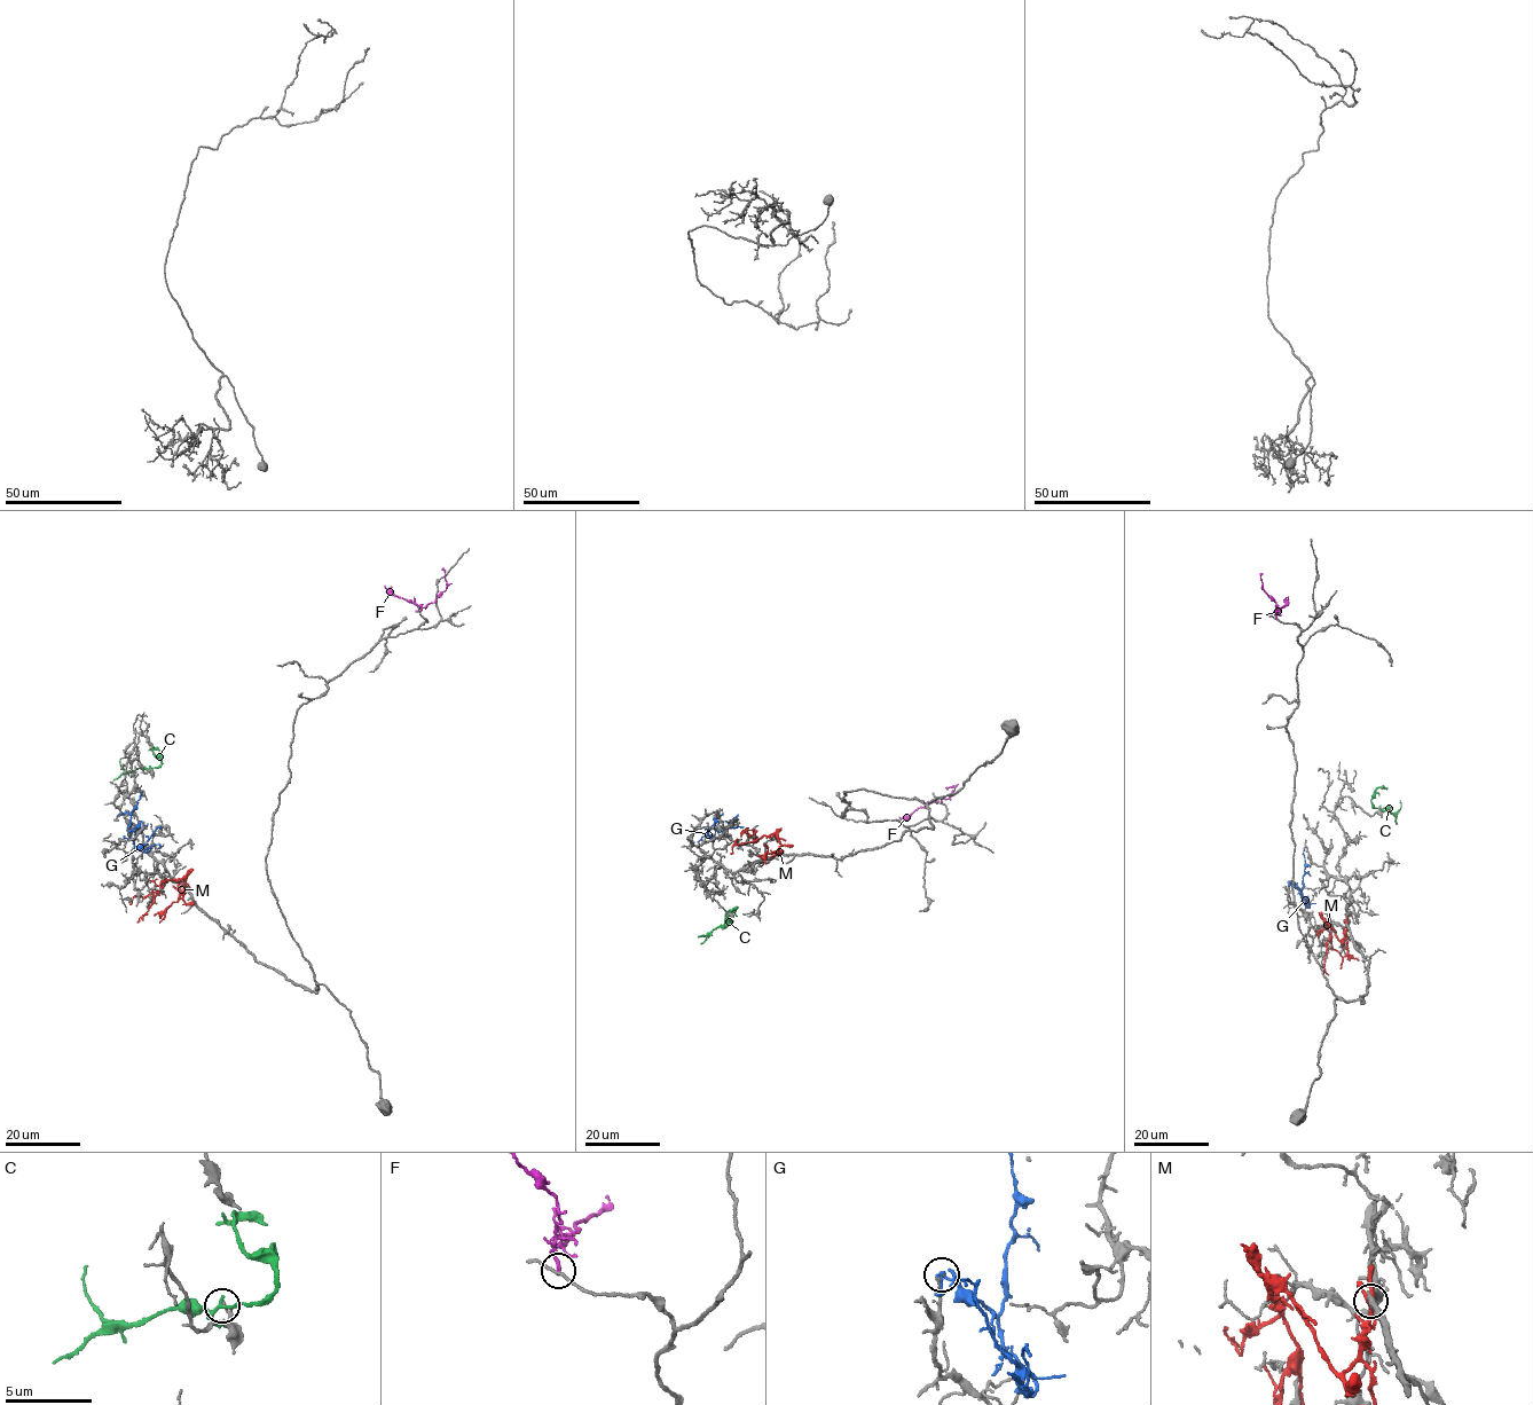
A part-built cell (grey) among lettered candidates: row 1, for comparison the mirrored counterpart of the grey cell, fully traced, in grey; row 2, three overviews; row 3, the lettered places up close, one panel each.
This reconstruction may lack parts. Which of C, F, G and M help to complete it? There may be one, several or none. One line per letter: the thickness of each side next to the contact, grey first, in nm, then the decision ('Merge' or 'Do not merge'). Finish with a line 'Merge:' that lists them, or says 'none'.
C: Thickness 170 nm (grey) against 170 nm. Merge
F: Thickness 150 nm (grey) against 170 nm. Do not merge
G: Thickness 200 nm (grey) against 110 nm. Do not merge
M: Thickness 400 nm (grey) against 220 nm. Do not merge
Merge: C

